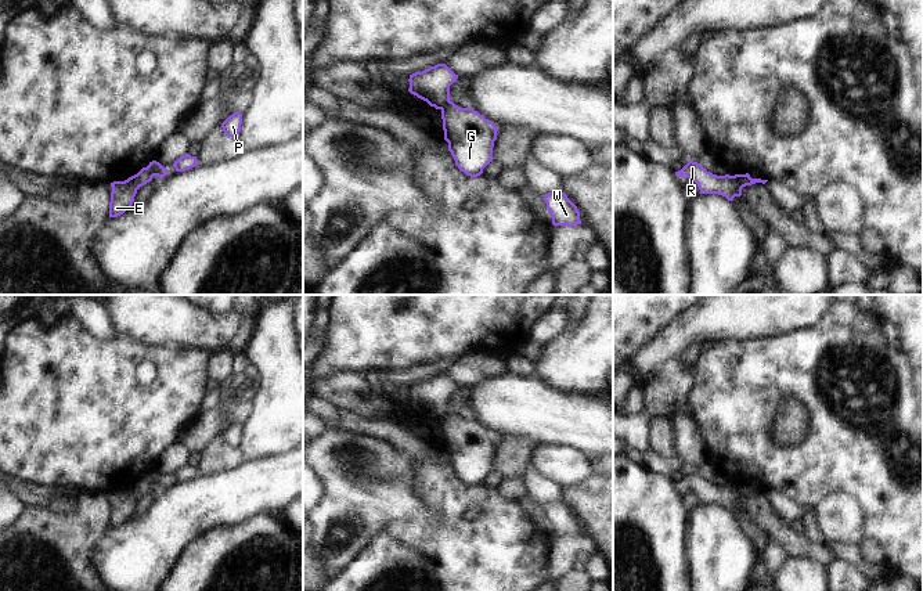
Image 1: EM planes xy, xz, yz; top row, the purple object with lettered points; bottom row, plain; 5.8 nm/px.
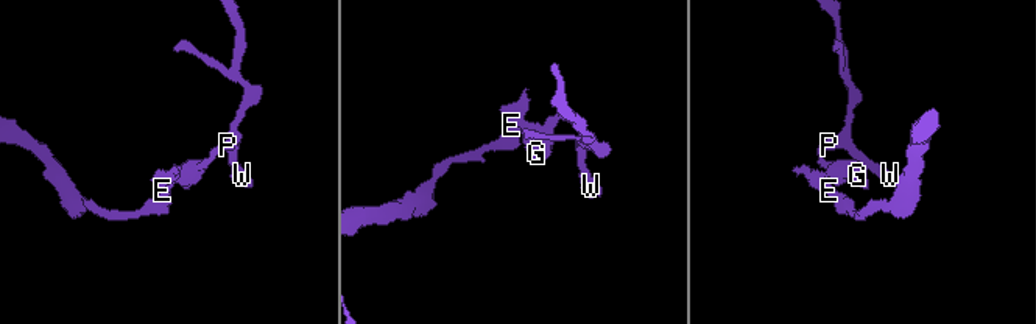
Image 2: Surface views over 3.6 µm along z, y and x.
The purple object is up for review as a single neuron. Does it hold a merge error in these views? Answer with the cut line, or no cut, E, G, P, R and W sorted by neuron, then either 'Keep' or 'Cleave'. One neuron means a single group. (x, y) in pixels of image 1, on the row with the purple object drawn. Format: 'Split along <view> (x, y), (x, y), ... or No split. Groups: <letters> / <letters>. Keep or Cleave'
Split along yz (731, 176), (742, 187). Groups: E R / G P W. Cleave.

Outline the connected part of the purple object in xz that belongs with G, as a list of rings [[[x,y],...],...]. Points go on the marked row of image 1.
[[[448,101],[441,108],[444,140],[455,165],[470,177],[477,177],[493,161],[497,126],[473,108],[461,108]]]

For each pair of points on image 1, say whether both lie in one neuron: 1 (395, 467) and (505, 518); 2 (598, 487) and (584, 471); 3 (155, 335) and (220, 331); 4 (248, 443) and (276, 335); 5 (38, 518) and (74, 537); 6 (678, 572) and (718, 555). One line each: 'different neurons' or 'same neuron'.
1: different neurons
2: different neurons
3: same neuron
4: same neuron
5: same neuron
6: different neurons

